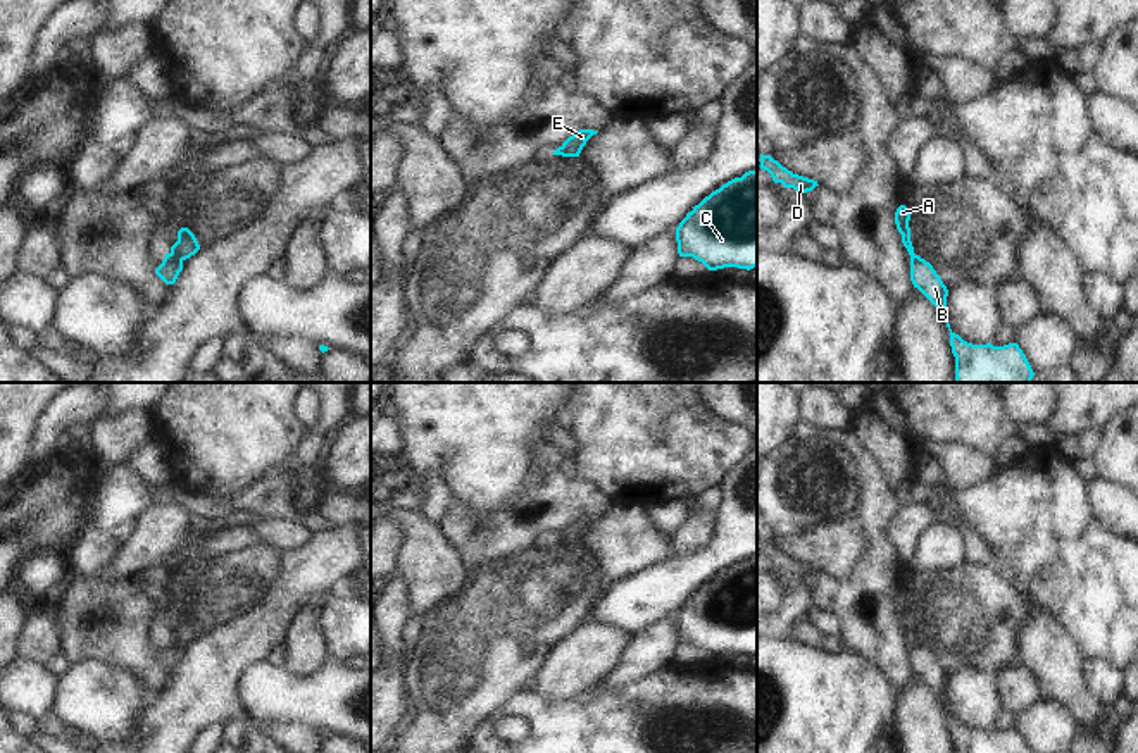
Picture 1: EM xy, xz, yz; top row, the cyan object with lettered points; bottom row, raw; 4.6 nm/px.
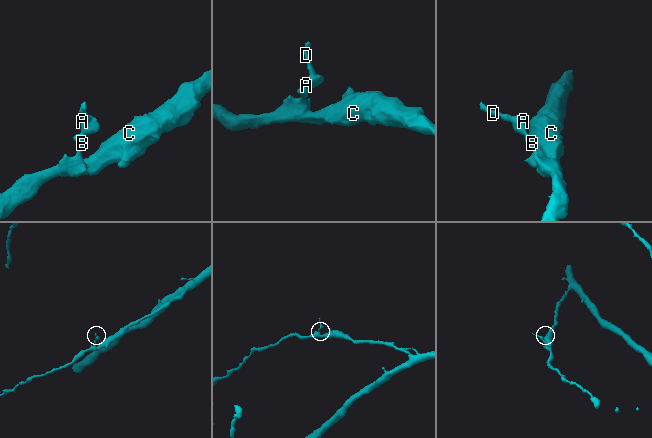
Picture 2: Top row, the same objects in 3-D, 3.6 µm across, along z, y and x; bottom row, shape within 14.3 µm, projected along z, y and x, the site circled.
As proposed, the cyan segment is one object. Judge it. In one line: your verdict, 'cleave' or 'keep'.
keep

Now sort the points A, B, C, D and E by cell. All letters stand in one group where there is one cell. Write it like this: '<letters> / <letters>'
A B C D E

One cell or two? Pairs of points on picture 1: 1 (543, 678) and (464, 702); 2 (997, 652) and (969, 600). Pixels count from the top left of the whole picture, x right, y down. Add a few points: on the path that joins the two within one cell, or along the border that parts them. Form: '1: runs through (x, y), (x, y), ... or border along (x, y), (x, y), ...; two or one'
1: border along (554, 647), (528, 686); two
2: runs through (988, 640), (971, 621), (969, 612); one

